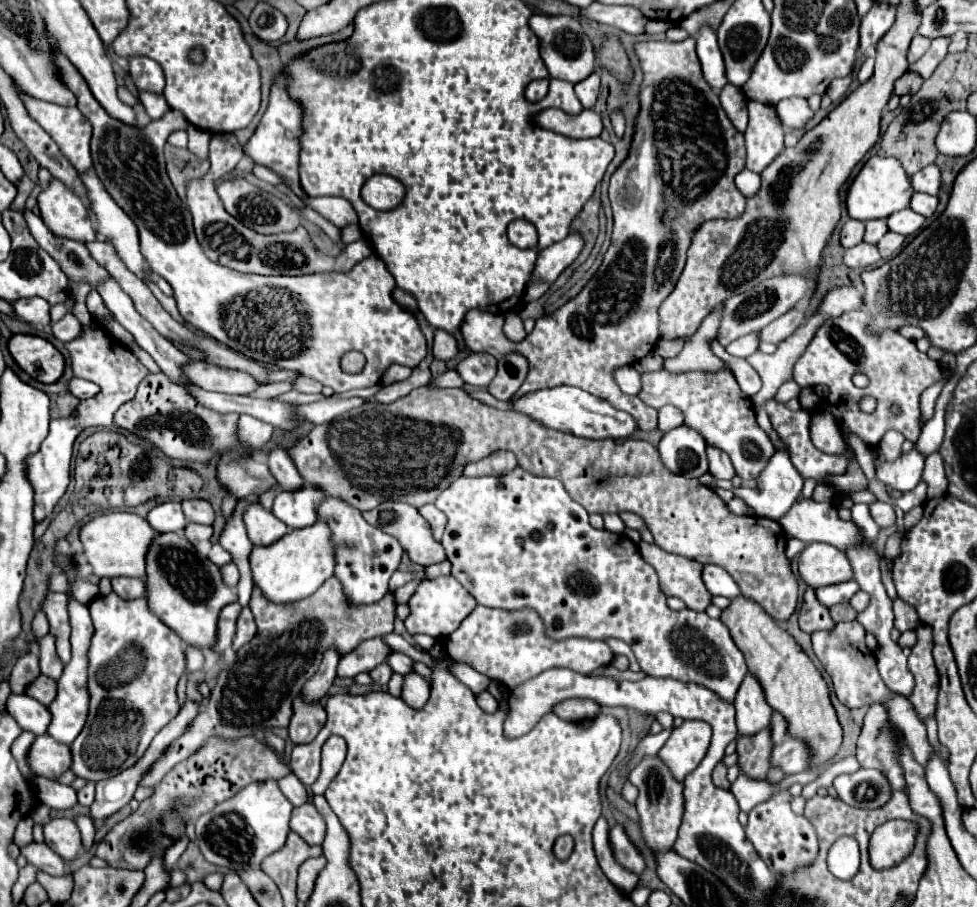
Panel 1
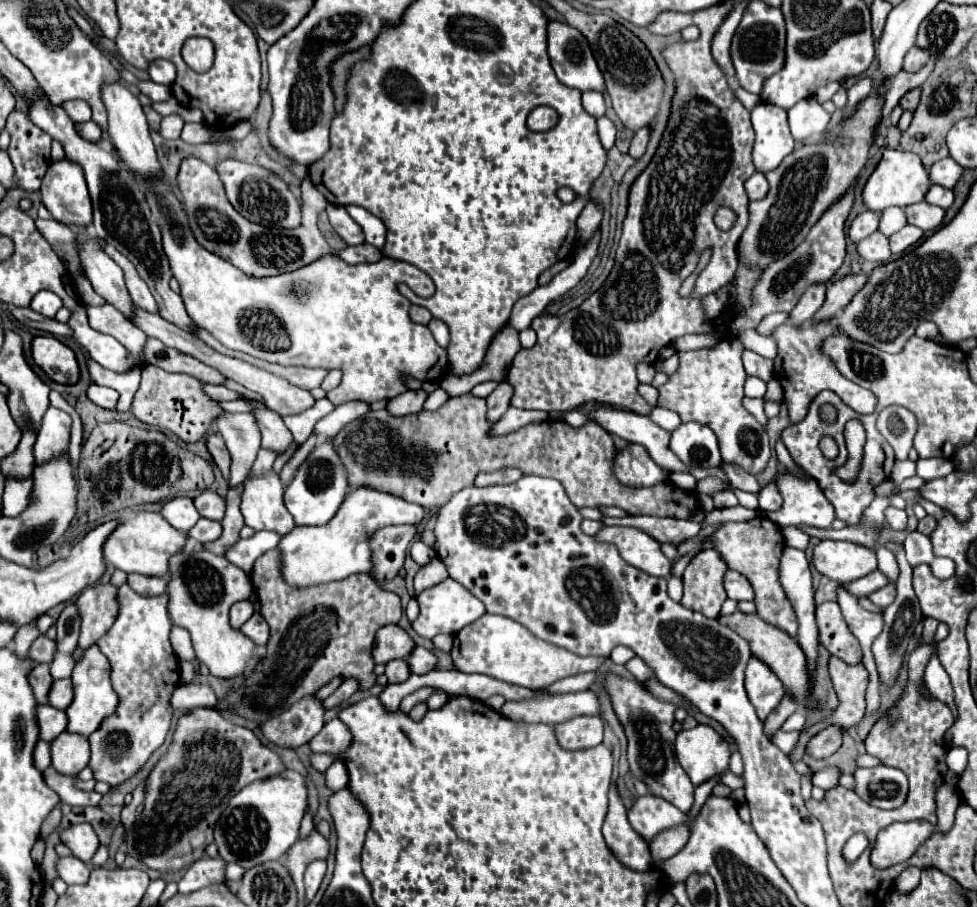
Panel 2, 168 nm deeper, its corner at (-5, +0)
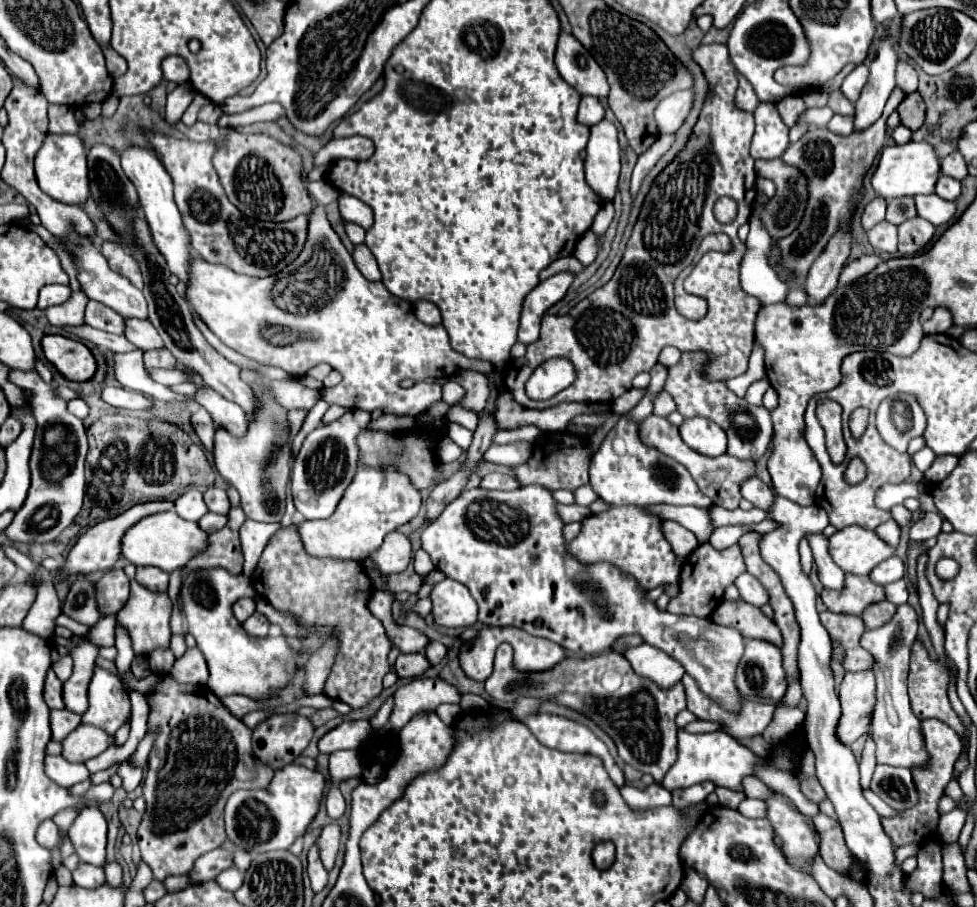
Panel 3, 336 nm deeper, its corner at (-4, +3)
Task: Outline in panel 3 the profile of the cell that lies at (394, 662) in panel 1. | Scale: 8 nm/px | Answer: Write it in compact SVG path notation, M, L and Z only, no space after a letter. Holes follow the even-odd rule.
M438 641L428 643L428 645L426 645L426 649L424 649L424 657L426 657L432 665L440 663L440 661L444 659L444 655L446 655L446 647L444 647L442 643L438 643Z

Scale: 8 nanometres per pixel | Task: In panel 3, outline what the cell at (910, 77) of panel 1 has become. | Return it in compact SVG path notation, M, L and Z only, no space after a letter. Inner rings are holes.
M918 91L906 95L904 101L898 105L902 125L910 127L912 131L916 131L924 123L924 111L926 111L926 105L924 105L924 101L922 101Z

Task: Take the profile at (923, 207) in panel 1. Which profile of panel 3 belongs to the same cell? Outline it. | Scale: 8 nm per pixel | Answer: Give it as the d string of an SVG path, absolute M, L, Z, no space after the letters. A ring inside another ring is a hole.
M942 175L936 183L936 195L946 199L946 201L954 201L960 195L960 181Z

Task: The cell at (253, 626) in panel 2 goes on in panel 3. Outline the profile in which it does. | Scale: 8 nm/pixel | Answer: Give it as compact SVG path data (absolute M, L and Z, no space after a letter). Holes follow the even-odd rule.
M254 613L252 617L248 617L248 619L242 623L242 627L246 629L246 633L250 633L250 635L254 635L254 637L266 637L270 623L268 623L268 619L266 619L262 613Z

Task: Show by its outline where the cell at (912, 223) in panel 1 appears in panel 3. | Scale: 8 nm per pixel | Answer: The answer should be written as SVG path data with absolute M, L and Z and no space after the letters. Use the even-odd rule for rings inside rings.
M934 193L918 195L918 197L914 197L914 201L916 201L918 215L924 217L926 221L930 221L932 225L944 225L956 213L954 201L942 201L942 197L936 197Z

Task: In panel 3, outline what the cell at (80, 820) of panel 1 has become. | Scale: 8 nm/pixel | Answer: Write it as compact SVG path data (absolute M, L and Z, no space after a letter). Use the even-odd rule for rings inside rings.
M106 863L102 869L106 873L106 881L110 881L112 887L118 887L122 883L122 867L118 863Z

